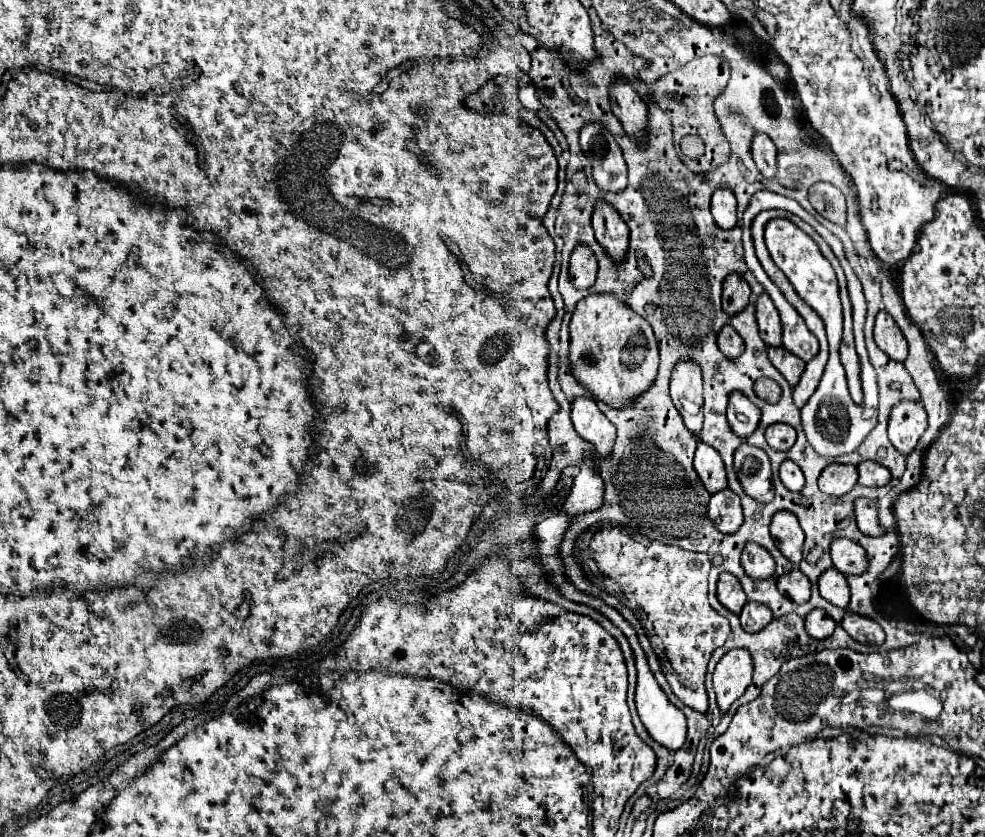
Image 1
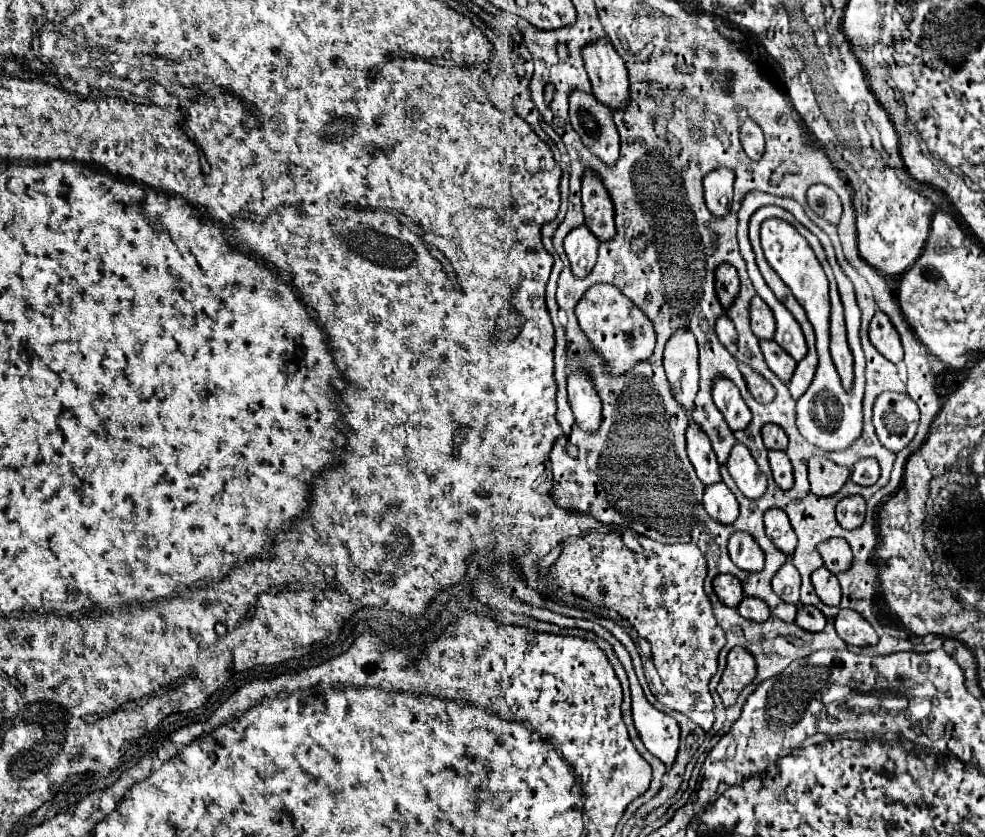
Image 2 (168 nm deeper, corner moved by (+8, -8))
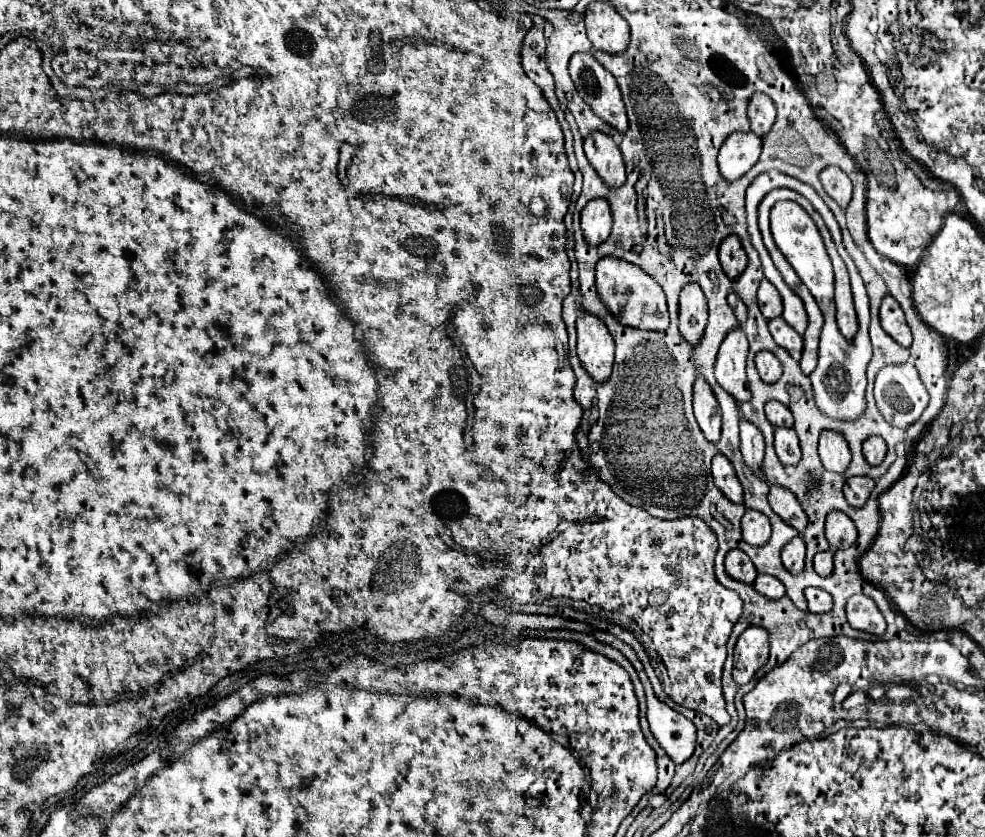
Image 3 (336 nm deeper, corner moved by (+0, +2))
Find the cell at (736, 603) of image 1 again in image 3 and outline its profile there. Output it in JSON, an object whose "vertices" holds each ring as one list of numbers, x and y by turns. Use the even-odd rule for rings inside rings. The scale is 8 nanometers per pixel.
{"vertices":[[732,549,732,553,728,553,726,557,726,573,728,577,732,577,734,581,746,583,750,585,756,579,756,567,750,561,750,557,738,549]]}

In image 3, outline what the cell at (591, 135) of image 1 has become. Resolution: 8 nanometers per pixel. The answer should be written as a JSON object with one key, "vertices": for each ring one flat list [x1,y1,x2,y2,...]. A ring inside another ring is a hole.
{"vertices":[[576,53,570,59,570,77,584,103,616,131,628,131,624,101,614,77,590,53]]}

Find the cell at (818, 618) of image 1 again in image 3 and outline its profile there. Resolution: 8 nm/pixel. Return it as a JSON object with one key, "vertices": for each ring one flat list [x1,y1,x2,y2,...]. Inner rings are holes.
{"vertices":[[808,587,804,591,806,595,806,601,808,601,808,611,810,613,826,613,832,609,832,595,826,593,824,589,818,589,818,587]]}

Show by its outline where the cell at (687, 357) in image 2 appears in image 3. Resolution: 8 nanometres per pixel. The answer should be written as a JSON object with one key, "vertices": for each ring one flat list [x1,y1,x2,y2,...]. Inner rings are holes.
{"vertices":[[686,285,680,293,680,321,678,331,682,339,694,349,700,345,706,329,708,307,704,301,704,293,698,285]]}

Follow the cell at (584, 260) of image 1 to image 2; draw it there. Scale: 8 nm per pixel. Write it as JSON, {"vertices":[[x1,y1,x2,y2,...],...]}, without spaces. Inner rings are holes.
{"vertices":[[586,225,574,227,570,235,564,239,564,251,572,263,572,271,576,277,586,277,592,271,598,255,598,239,588,231]]}

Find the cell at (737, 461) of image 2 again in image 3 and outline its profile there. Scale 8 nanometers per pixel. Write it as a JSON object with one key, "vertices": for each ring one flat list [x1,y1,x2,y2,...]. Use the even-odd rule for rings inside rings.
{"vertices":[[742,419,740,421,740,451,744,457,744,463,752,469,752,473,768,483,766,473,762,469,762,459,764,459,764,437,758,427,754,427,750,421]]}

